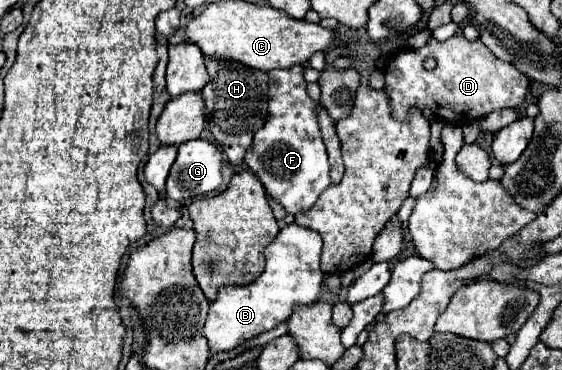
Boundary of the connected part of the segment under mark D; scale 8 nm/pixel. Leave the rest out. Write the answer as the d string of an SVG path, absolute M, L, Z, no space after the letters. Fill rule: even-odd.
M456 33L442 43L430 39L416 51L398 51L388 59L384 73L384 91L392 101L392 115L400 121L408 119L410 107L430 107L436 117L454 125L466 125L496 109L518 107L528 91L528 77L524 73L520 73L512 63L500 61L480 39L468 41L462 33ZM426 57L436 59L436 67L432 71L422 65Z

